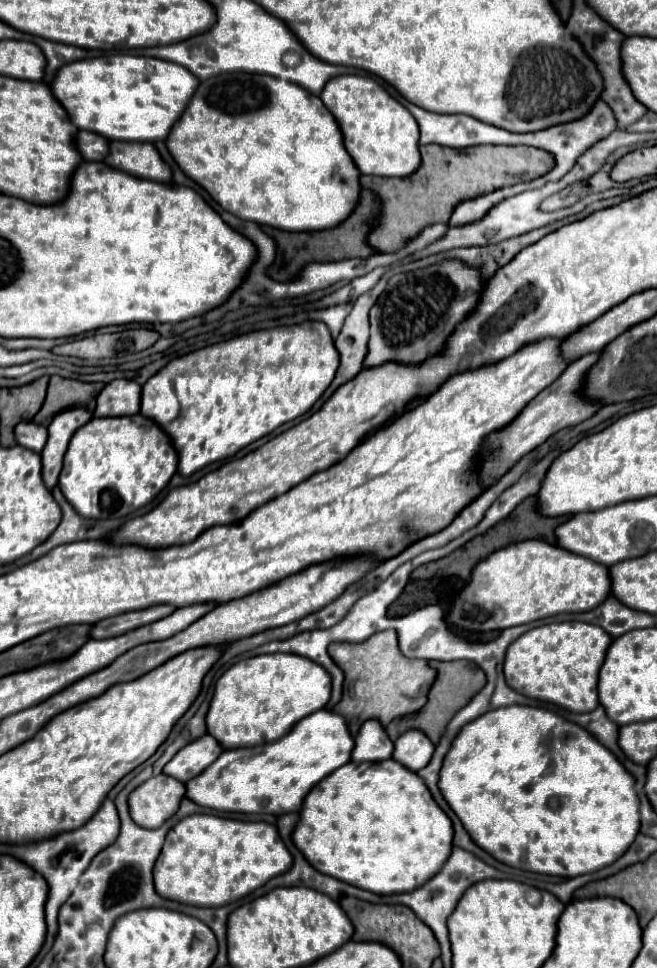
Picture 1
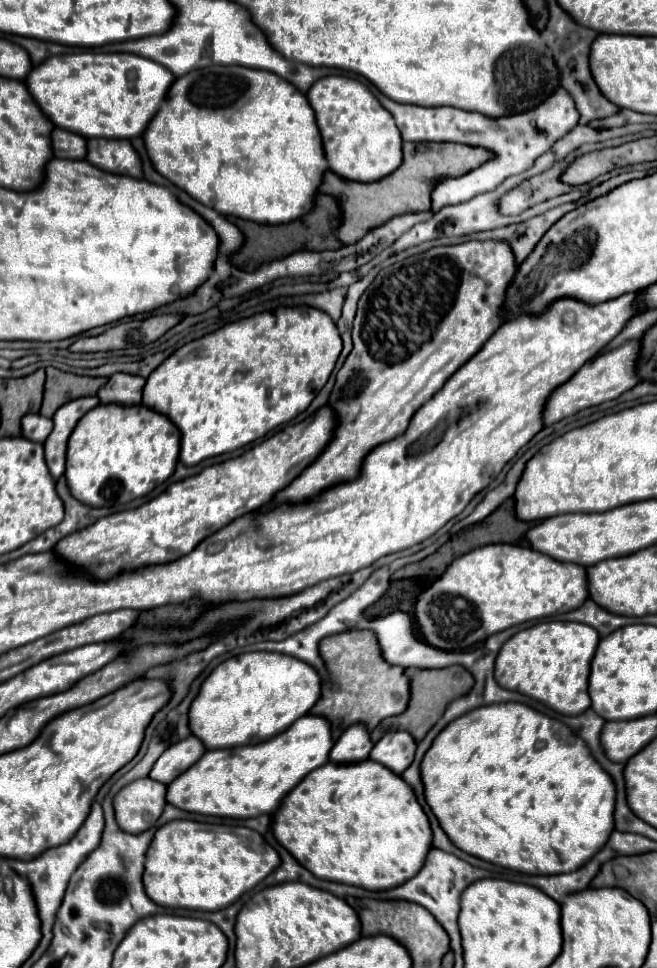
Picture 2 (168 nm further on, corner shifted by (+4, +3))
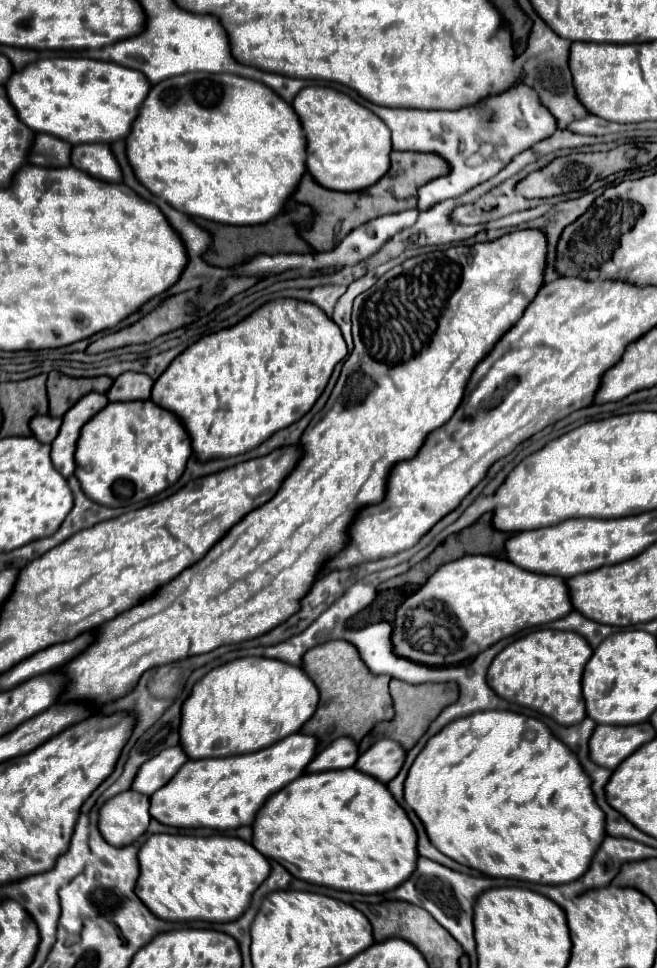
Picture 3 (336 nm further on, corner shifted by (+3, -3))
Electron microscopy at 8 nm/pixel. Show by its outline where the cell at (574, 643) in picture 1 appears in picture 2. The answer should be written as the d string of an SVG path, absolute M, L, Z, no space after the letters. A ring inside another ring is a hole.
M539 622L511 636L495 660L495 680L501 688L525 694L547 704L551 710L575 716L583 714L591 700L587 692L589 664L597 650L599 634L579 622Z

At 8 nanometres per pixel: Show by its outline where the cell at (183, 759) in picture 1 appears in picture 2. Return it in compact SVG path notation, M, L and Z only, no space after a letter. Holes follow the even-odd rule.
M189 736L179 744L171 744L171 748L167 748L159 756L159 760L153 764L149 772L149 778L161 784L169 784L179 774L183 774L191 764L195 764L203 754L205 754L205 746L201 744L201 740L197 740L195 736Z

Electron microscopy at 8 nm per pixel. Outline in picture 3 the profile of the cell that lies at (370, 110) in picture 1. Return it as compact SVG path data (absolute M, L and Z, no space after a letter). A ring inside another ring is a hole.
M306 86L298 92L292 108L306 132L306 166L320 186L352 192L378 182L390 166L392 140L388 126L348 94L328 86Z

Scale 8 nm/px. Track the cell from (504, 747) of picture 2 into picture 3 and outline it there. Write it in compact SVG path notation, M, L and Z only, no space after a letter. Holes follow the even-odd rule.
M510 710L476 712L476 714L458 718L456 722L444 726L444 730L440 730L438 736L432 736L428 740L424 750L414 760L414 764L408 772L408 782L404 782L404 798L412 806L412 810L418 814L418 818L424 822L432 844L442 854L446 854L452 860L456 860L464 866L470 866L482 874L494 876L494 878L514 878L514 880L526 880L526 882L536 882L536 884L572 882L572 880L580 878L580 874L584 874L584 870L588 870L588 862L592 860L592 854L596 854L600 842L606 836L604 812L596 804L596 798L592 792L592 780L580 766L578 756L562 740L558 740L544 722L540 722L538 718L526 718L526 716L510 712Z

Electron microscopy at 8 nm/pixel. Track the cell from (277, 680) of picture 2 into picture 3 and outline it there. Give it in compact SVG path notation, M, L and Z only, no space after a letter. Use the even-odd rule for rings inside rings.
M238 658L210 670L182 706L180 746L192 760L248 754L298 732L316 712L320 694L302 668L274 658Z

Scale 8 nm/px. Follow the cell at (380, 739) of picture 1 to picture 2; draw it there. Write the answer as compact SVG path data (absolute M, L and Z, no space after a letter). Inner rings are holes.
M355 724L347 728L341 738L335 742L335 746L329 752L329 762L335 764L351 764L367 760L369 752L373 748L373 742L369 740L369 734L363 724Z

